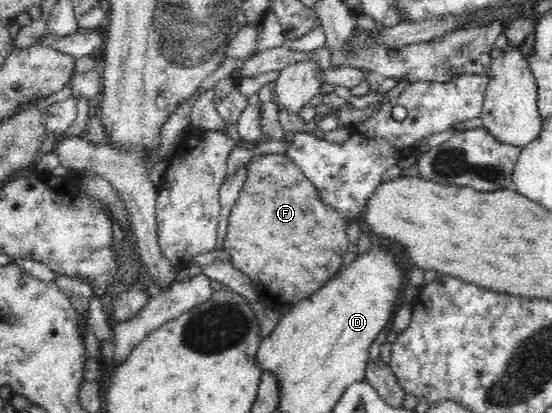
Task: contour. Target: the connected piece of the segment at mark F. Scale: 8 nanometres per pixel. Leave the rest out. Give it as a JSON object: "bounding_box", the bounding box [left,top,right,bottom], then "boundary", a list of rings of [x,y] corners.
{"bounding_box":[222,153,349,306],"boundary":[[[286,153],[254,155],[246,164],[246,170],[246,183],[230,211],[222,251],[231,257],[233,267],[249,277],[264,300],[276,306],[299,303],[339,274],[343,258],[349,252],[345,232],[348,222],[320,199],[315,185]]]}

